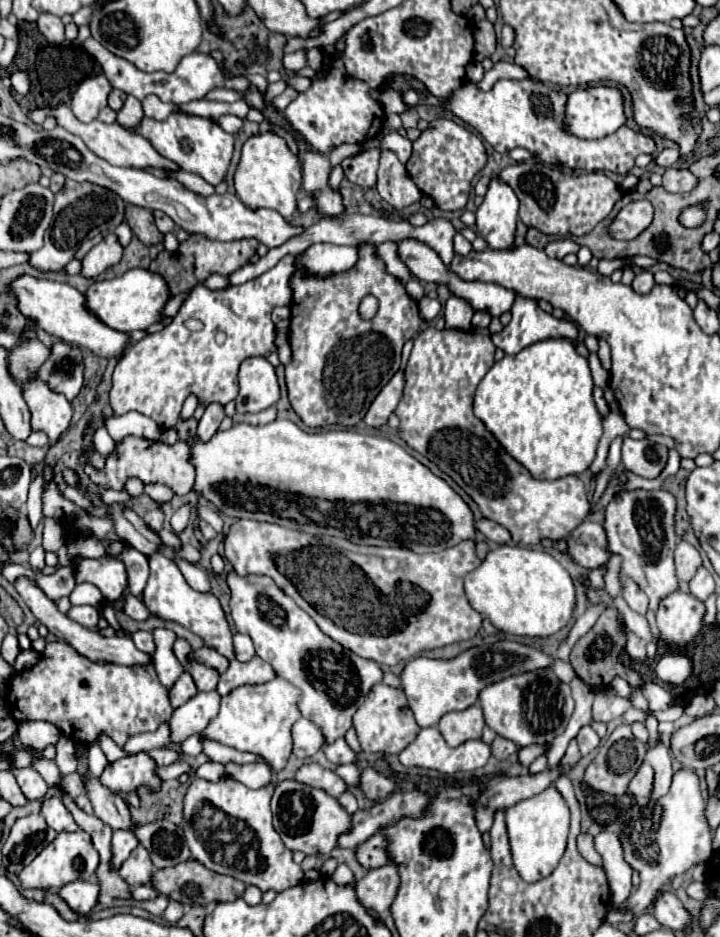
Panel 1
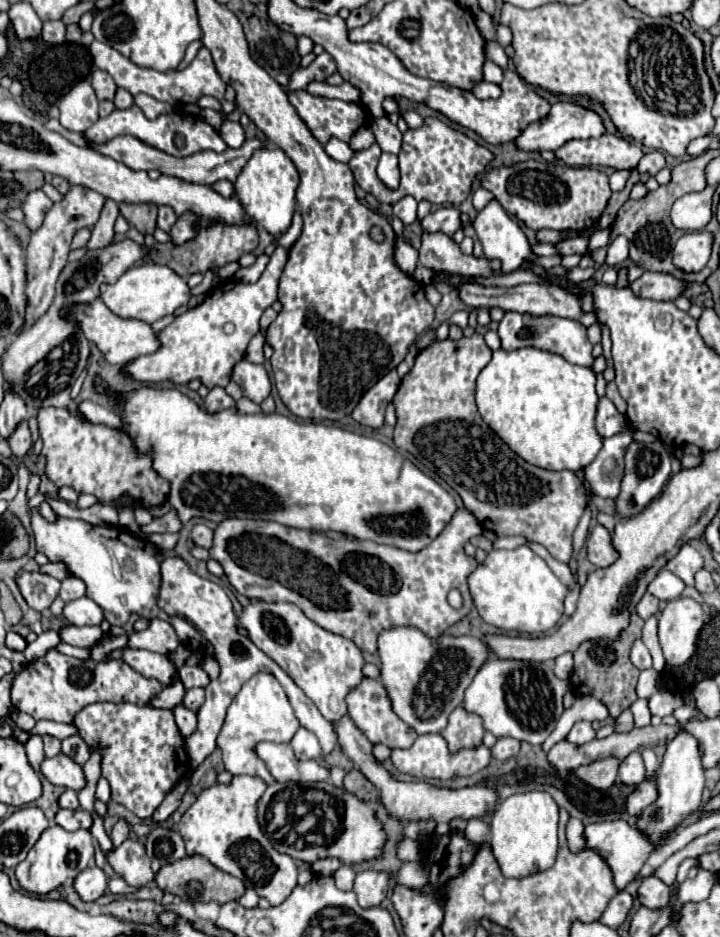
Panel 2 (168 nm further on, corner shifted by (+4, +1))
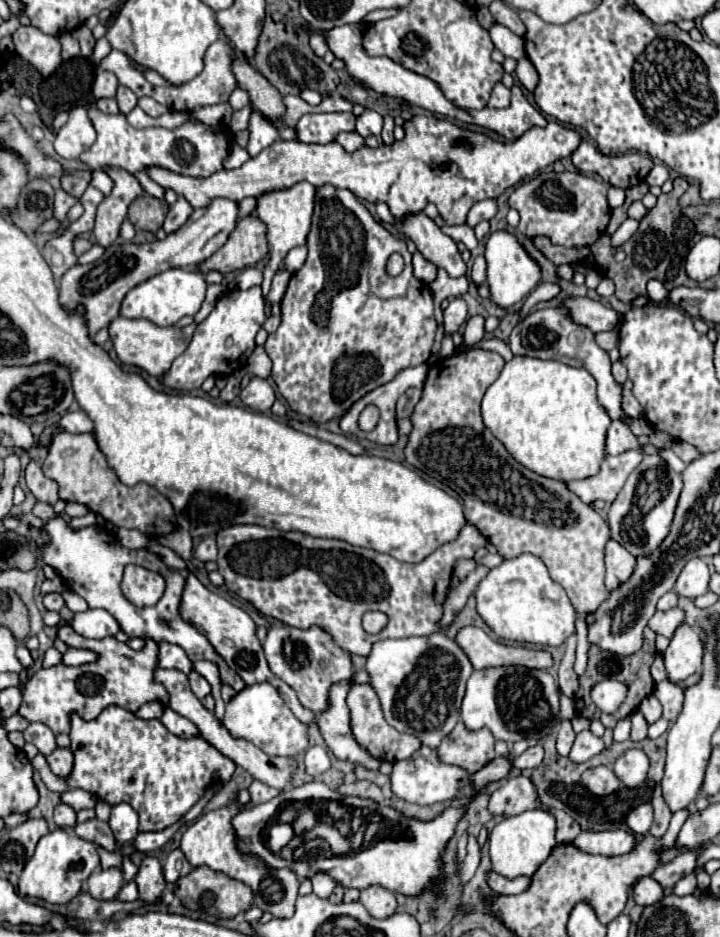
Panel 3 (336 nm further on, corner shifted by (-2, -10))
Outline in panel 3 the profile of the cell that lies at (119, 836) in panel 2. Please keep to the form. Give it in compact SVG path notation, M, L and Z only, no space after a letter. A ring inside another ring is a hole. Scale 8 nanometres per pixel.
M120 803L120 805L112 807L112 815L110 815L108 823L110 823L112 833L114 833L118 843L128 843L138 833L138 815L126 803Z

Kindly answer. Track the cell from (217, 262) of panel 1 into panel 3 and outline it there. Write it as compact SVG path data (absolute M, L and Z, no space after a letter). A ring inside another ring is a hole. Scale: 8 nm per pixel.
M248 215L238 221L230 239L210 259L198 265L198 271L220 271L222 275L236 273L262 261L266 253L266 225L256 215Z

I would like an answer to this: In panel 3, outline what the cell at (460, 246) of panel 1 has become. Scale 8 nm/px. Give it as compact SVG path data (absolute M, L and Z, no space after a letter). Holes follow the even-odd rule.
M478 255L472 263L472 269L470 269L470 277L476 285L484 283L486 281L486 261L484 261L484 255Z

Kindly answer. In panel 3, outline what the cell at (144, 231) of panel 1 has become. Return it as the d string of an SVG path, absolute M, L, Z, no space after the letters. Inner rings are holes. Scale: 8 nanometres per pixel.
M142 195L132 201L130 211L128 211L128 219L132 221L132 225L136 229L156 233L162 227L166 213L168 213L166 201L154 199L150 195Z

